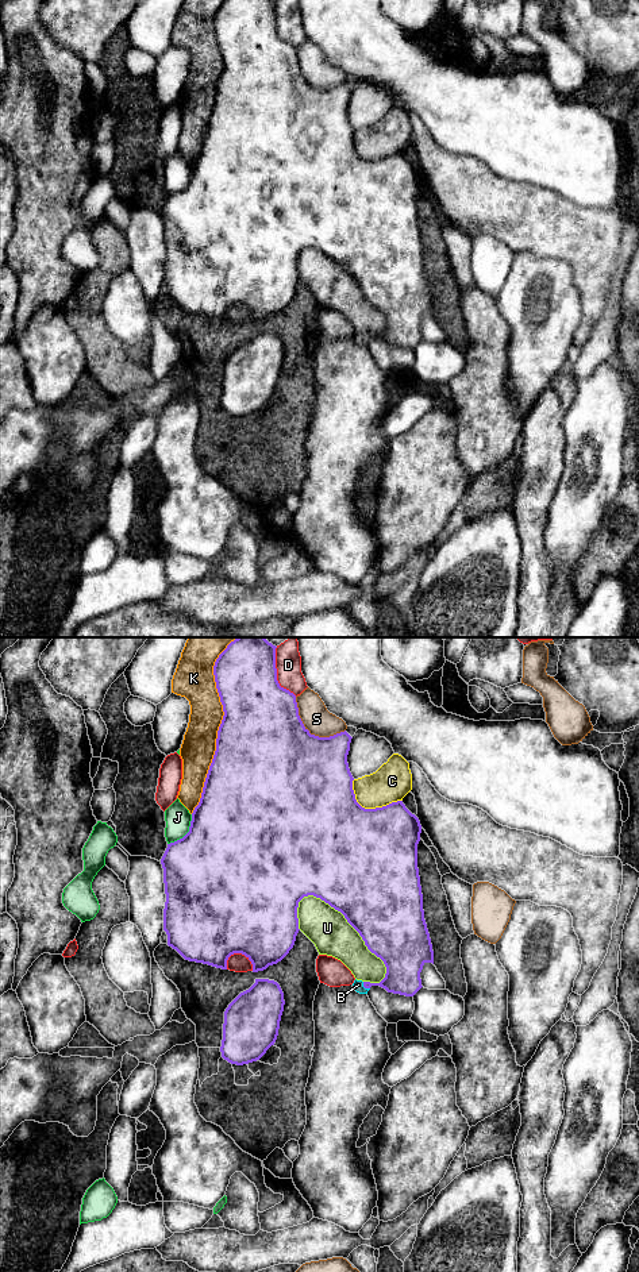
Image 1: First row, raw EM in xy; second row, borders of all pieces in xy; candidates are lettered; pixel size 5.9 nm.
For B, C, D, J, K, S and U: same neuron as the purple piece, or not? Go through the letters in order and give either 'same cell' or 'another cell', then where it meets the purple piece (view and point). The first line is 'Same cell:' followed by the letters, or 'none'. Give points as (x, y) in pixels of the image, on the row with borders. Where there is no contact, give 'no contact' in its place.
Same cell: B
B: same cell; meets purple in xy at (365, 987)
C: another cell; meets purple in xy at (369, 809)
D: another cell; meets purple in xy at (276, 674)
J: another cell; meets purple in xy at (187, 833)
K: another cell; meets purple in xy at (220, 724)
S: another cell; meets purple in xy at (308, 732)
U: another cell; meets purple in xy at (355, 929)

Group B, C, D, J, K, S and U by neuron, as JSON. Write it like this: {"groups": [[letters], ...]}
{"groups": [["B"], ["C"], ["D"], ["J"], ["K"], ["S"], ["U"]]}

